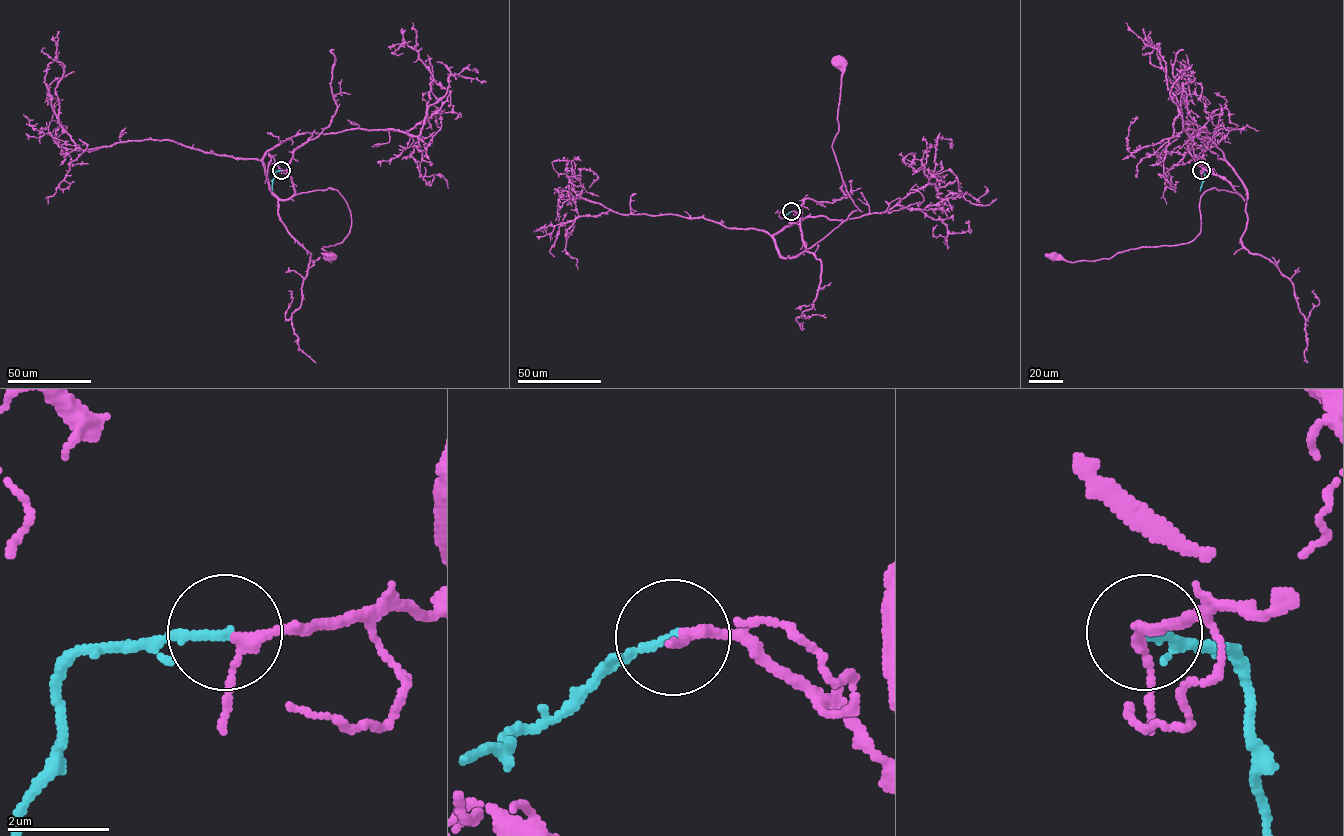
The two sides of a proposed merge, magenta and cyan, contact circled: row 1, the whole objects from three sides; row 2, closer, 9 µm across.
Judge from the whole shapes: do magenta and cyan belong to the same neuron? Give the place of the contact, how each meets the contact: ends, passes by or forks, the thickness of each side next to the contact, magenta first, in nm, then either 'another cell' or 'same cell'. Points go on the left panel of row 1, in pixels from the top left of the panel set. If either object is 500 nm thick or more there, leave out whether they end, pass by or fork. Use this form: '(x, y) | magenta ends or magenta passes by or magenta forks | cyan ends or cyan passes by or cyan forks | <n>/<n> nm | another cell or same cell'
(281, 170) | magenta passes by | cyan ends | 150/170 nm | same cell

